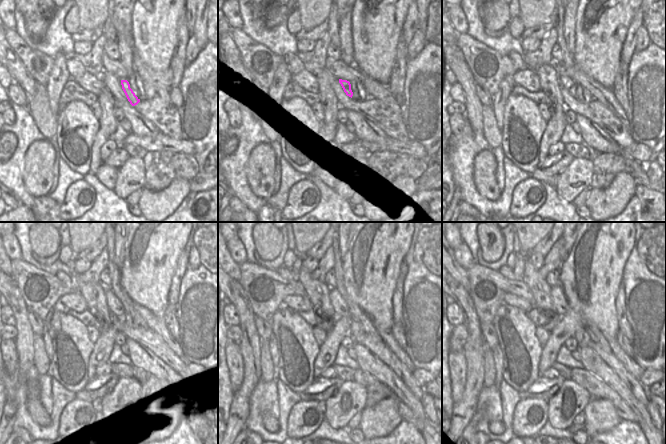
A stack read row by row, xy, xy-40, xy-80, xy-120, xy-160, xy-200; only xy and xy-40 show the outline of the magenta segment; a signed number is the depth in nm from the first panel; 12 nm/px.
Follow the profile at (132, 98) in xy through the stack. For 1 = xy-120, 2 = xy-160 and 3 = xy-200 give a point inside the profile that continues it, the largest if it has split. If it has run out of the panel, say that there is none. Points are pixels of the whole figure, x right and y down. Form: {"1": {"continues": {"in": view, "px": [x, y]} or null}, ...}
{"1": {"continues": {"in": "xy-120", "px": [115, 306]}}, "2": {"continues": {"in": "xy-160", "px": [340, 307]}}, "3": {"continues": {"in": "xy-200", "px": [560, 302]}}}

